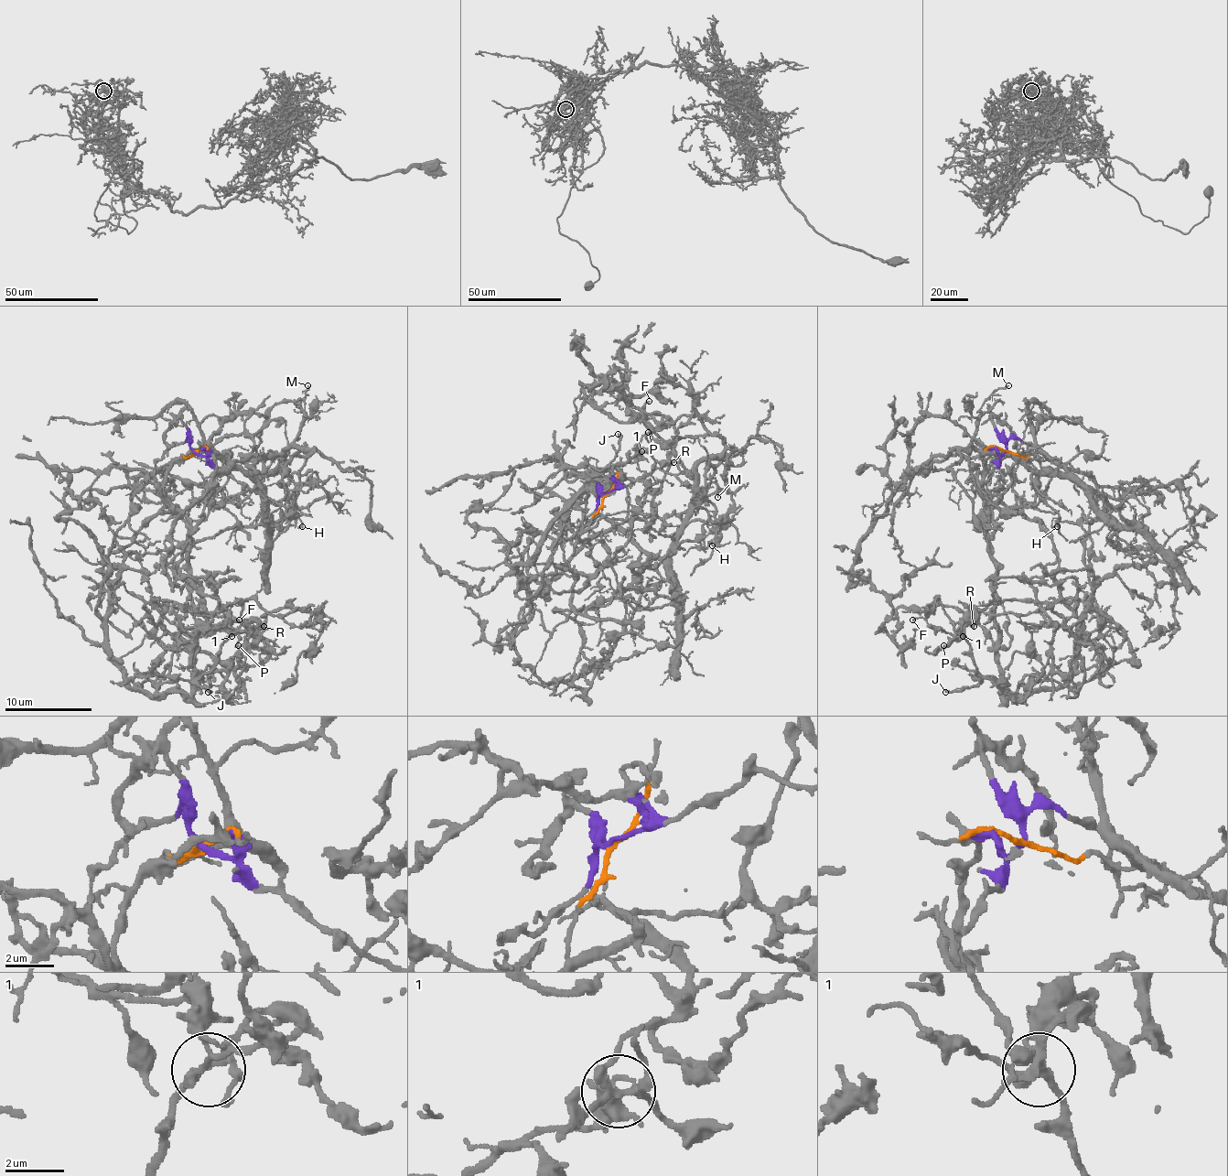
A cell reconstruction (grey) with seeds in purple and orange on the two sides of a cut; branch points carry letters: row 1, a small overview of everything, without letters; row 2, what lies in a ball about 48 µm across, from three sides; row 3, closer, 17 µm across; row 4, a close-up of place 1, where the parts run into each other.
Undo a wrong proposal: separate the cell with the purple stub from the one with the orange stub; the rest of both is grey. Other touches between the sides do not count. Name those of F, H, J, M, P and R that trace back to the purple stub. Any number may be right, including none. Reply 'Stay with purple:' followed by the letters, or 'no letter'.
Stay with purple: F, J, P, R

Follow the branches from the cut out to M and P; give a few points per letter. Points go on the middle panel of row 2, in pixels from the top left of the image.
M: (604, 494), (589, 533), (626, 531), (662, 557), (693, 499), (693, 470), (702, 461), (715, 470), (717, 496)
P: (604, 494), (615, 488), (610, 479), (574, 472), (615, 483), (604, 488), (615, 466), (650, 447), (648, 431)

